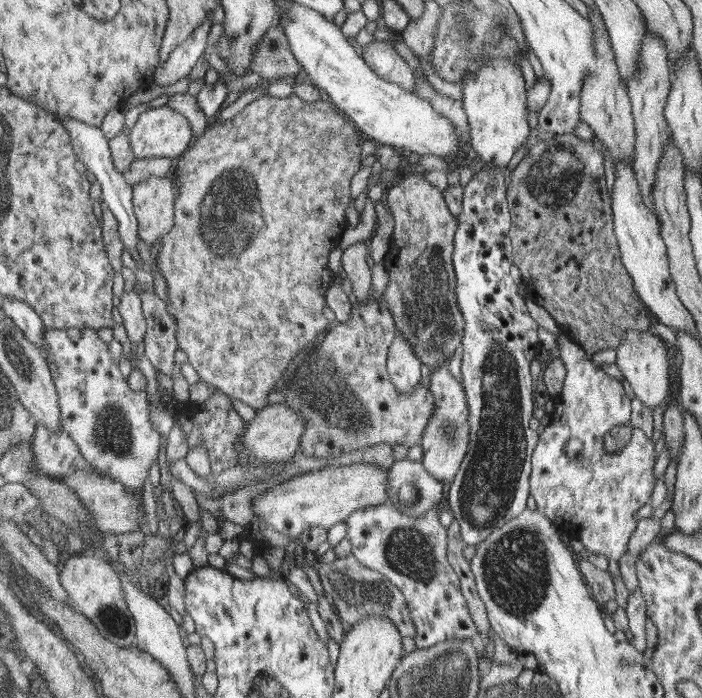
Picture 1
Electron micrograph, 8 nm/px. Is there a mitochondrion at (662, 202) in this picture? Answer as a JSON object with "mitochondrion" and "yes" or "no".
{"mitochondrion":"no"}

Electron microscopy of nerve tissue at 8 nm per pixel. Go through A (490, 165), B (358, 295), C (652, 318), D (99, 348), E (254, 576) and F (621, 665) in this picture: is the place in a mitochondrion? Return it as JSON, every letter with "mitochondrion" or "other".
{"A":"other","B":"other","C":"other","D":"other","E":"other","F":"mitochondrion"}

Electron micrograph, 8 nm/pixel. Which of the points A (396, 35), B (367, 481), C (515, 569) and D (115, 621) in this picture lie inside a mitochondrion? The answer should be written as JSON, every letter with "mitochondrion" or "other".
{"A":"other","B":"other","C":"mitochondrion","D":"mitochondrion"}

